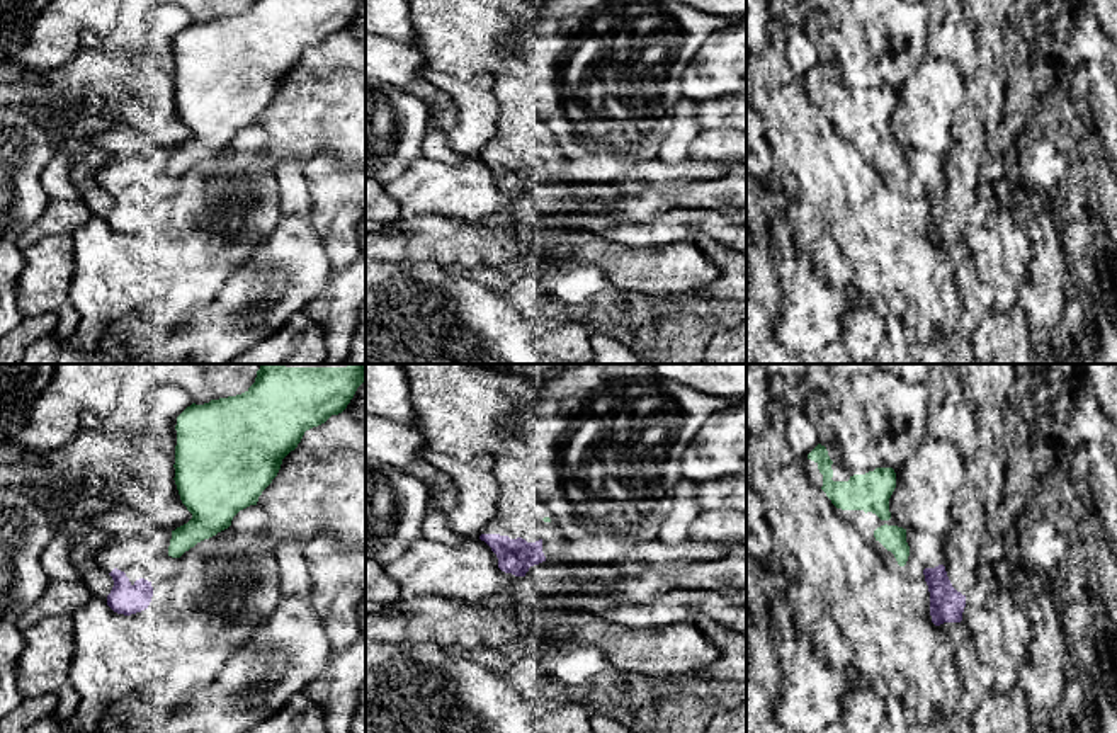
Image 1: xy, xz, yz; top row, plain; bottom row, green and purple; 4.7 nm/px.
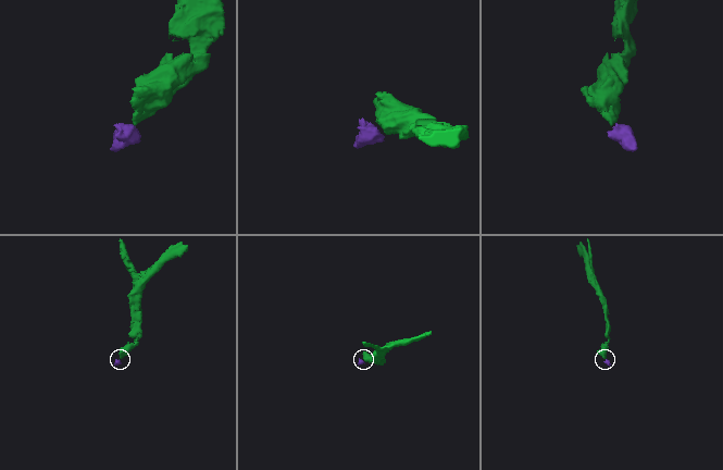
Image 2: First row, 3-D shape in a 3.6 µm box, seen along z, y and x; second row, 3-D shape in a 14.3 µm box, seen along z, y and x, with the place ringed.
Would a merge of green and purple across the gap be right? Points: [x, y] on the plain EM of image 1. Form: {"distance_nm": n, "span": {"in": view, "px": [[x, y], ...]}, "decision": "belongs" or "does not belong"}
{"distance_nm": 90, "span": {"in": "yz", "px": [[907, 179], [924, 189]]}, "decision": "does not belong"}

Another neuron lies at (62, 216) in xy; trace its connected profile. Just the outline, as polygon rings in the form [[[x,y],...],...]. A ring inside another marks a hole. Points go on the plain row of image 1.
[[[51,199],[44,214],[19,235],[17,245],[26,250],[48,235],[71,236],[90,216],[90,207],[83,201]]]

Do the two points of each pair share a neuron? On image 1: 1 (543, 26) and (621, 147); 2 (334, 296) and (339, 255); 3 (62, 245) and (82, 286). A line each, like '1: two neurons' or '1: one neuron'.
1: one neuron
2: two neurons
3: two neurons

